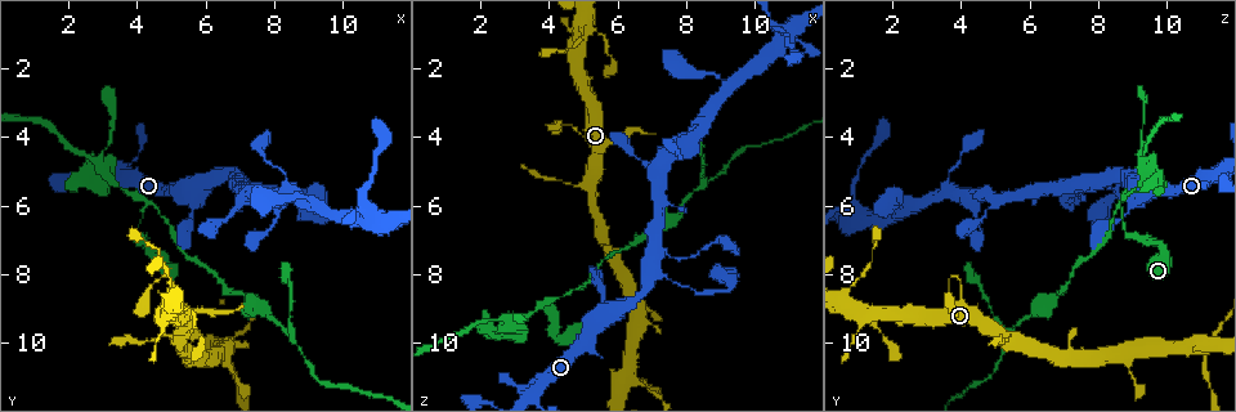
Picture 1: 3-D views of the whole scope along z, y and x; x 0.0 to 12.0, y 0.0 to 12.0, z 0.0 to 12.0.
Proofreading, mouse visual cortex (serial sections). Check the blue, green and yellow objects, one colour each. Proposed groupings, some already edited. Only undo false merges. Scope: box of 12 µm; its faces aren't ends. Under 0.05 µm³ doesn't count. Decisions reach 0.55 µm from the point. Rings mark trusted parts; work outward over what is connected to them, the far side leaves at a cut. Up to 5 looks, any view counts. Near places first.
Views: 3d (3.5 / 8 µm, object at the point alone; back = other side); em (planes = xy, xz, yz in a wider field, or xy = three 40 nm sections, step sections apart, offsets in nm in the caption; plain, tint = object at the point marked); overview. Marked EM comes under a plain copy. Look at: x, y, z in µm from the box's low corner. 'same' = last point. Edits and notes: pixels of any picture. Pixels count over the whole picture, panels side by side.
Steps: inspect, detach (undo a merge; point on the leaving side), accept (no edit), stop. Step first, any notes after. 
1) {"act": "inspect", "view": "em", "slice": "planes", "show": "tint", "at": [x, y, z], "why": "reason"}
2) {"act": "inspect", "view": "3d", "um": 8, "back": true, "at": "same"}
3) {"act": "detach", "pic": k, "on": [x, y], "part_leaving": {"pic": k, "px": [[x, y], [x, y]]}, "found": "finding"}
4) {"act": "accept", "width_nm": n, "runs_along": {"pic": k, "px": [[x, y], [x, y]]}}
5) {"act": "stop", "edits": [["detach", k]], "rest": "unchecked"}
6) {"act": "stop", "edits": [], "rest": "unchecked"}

{"act": "inspect", "view": "3d", "um": 8, "at": [4.1, 6.2, 8.6], "why": "a fork"}

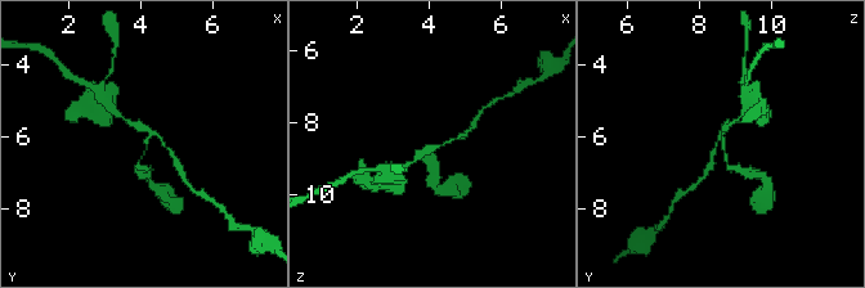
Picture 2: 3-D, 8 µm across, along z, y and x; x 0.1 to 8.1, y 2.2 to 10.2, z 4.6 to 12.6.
{"act": "inspect", "view": "em", "slice": "xy", "step": 3, "show": "tint", "at": [4.1, 6.1, 8.6], "arms": 3, "arm_widths_nm": [150, 150, 200], "why": "now the EM"}

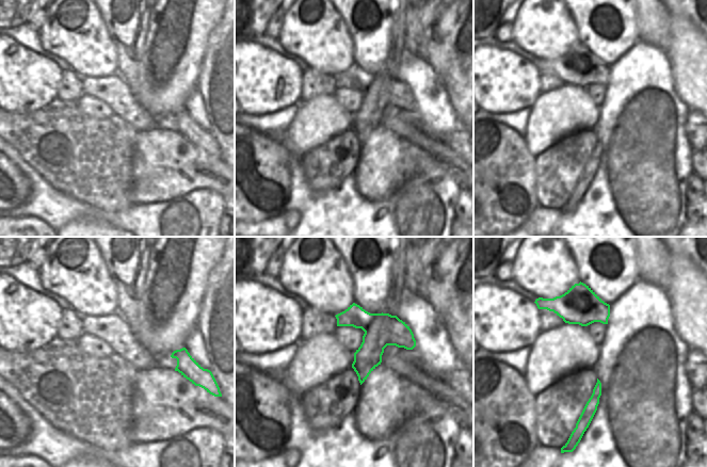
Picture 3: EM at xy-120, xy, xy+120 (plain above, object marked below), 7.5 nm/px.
{"act": "accept", "runs_along": {"pic": 2, "px": [[139, 169], [149, 133], [126, 120]]}, "found": "continuous, no second cell"}

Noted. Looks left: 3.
{"act": "inspect", "view": "3d", "um": 3.5, "at": [8.5, 9.7, 5.5], "why": "three-way junction"}

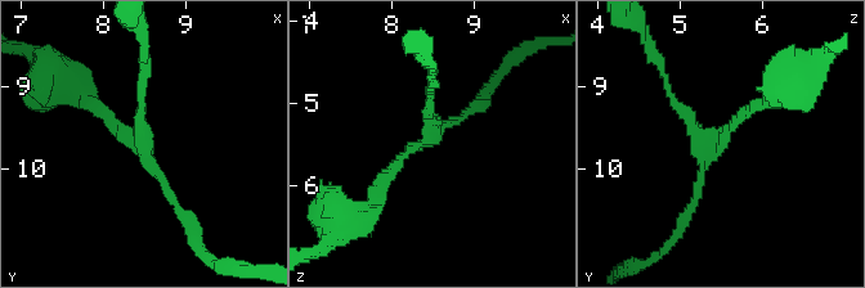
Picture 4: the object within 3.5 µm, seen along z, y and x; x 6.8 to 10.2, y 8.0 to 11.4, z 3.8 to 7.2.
{"act": "inspect", "view": "em", "slice": "xy", "step": 3, "show": "tint", "at": [8.50, 9.75, 5.45], "arms": 3, "arm_widths_nm": [100, 150, 150], "why": "shape alone is not enough"}

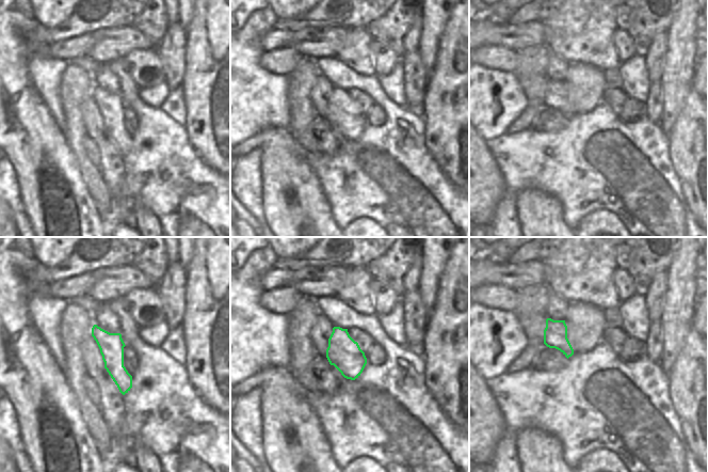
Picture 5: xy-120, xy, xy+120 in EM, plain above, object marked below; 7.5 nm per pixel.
{"act": "accept", "runs_along": {"pic": 4, "px": [[90, 102], [146, 149], [180, 212]]}, "found": "one cell here"}

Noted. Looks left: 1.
{"act": "stop", "edits": [], "rest": "unchecked"}

